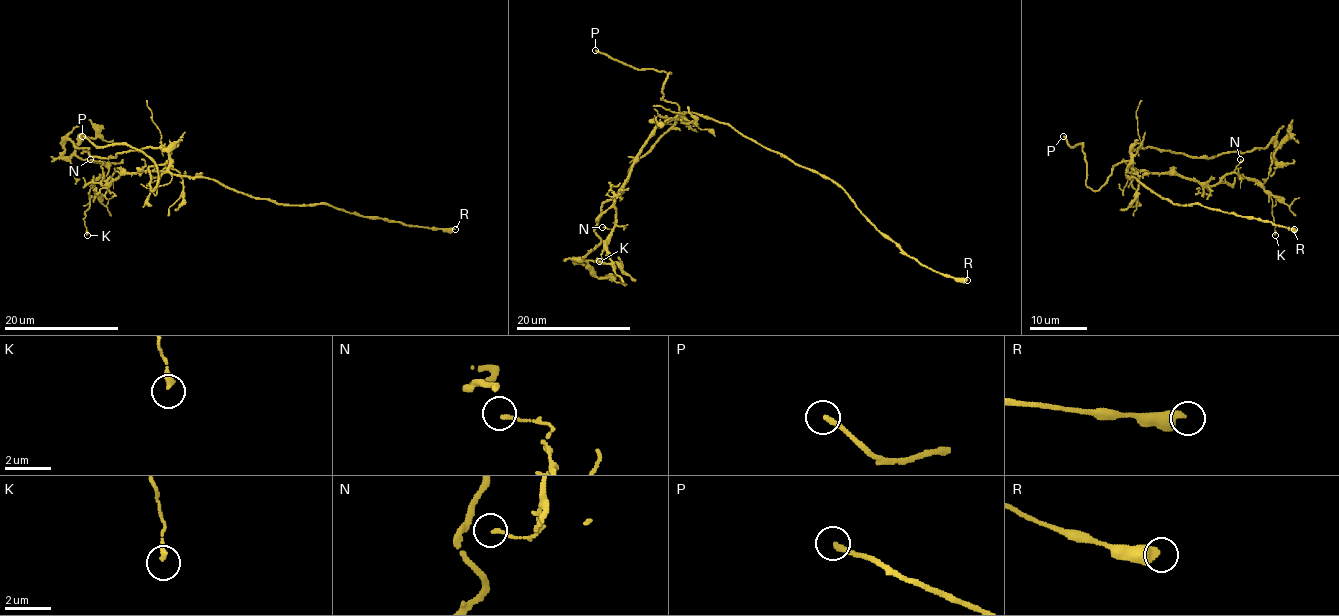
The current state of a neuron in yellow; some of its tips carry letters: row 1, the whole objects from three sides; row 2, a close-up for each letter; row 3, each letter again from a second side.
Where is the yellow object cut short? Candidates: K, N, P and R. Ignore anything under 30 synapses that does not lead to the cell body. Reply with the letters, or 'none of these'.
none of these

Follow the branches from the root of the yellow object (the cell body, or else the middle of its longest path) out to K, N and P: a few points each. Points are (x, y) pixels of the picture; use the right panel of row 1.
K: (1132, 178), (1127, 173), (1176, 173), (1209, 185), (1216, 185), (1229, 173), (1256, 179), (1272, 201), (1275, 235)
N: (1132, 178), (1127, 173), (1176, 173), (1216, 185), (1236, 168), (1240, 159)
P: (1132, 178), (1127, 175), (1128, 163), (1120, 162), (1092, 191), (1086, 185), (1082, 144), (1071, 146), (1063, 136)

